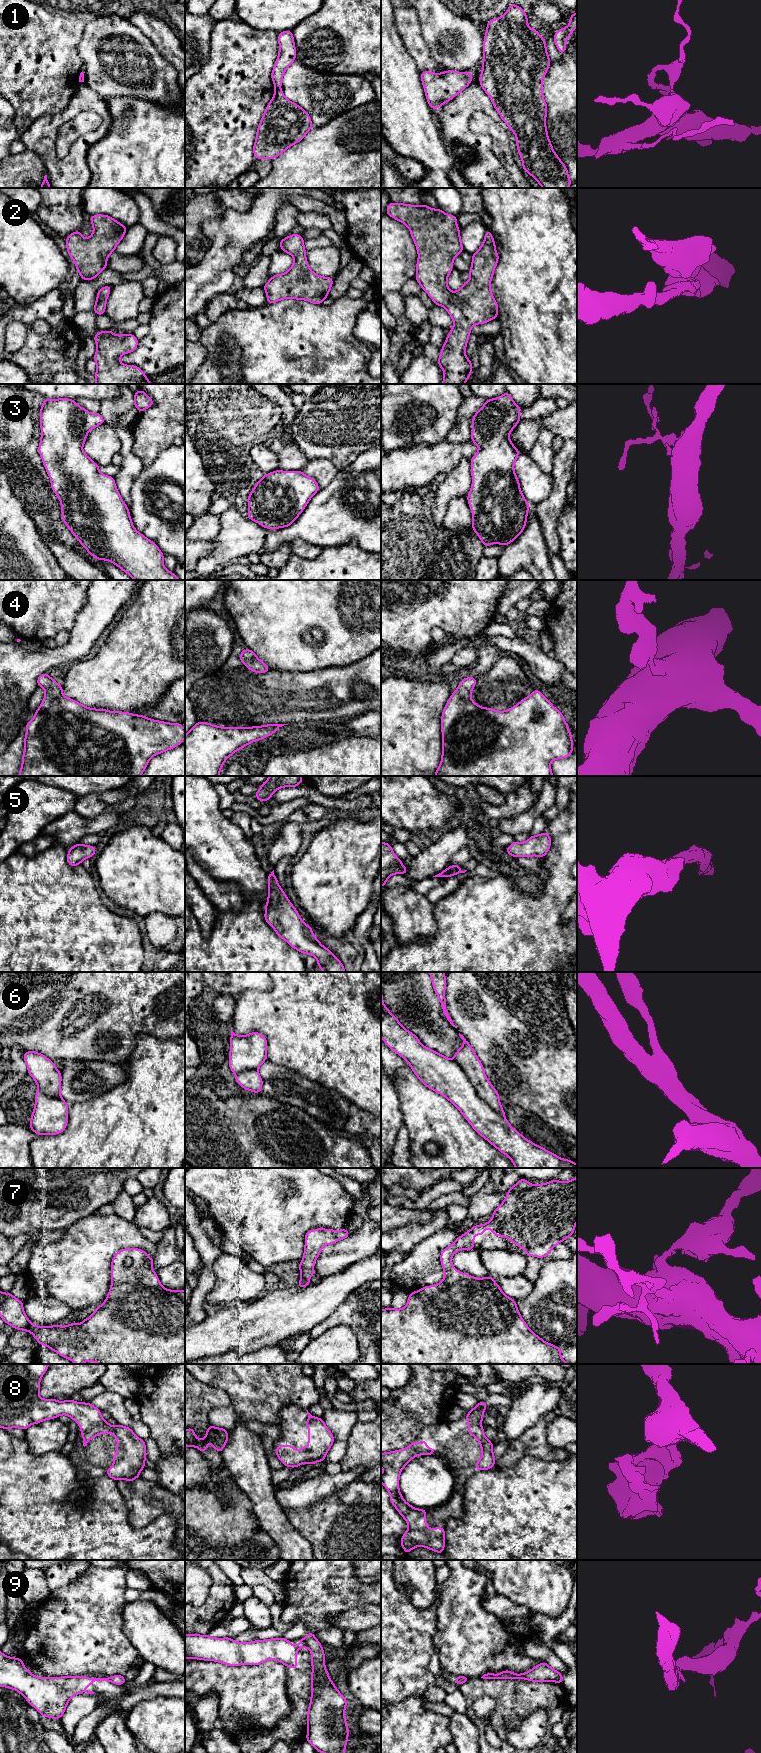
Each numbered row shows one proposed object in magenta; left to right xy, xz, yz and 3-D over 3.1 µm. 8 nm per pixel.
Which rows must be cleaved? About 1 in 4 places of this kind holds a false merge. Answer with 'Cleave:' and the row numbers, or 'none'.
Cleave: 1, 6, 9

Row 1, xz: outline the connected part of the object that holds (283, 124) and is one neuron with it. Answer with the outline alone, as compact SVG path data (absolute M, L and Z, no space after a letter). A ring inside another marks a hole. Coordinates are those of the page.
M275 89L257 127L253 146L255 158L276 158L290 146L302 141L312 127L307 111L289 101L281 89Z

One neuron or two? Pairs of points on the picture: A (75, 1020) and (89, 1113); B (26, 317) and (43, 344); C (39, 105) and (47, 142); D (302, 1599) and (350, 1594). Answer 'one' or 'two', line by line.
A: two
B: one
C: two
D: one

